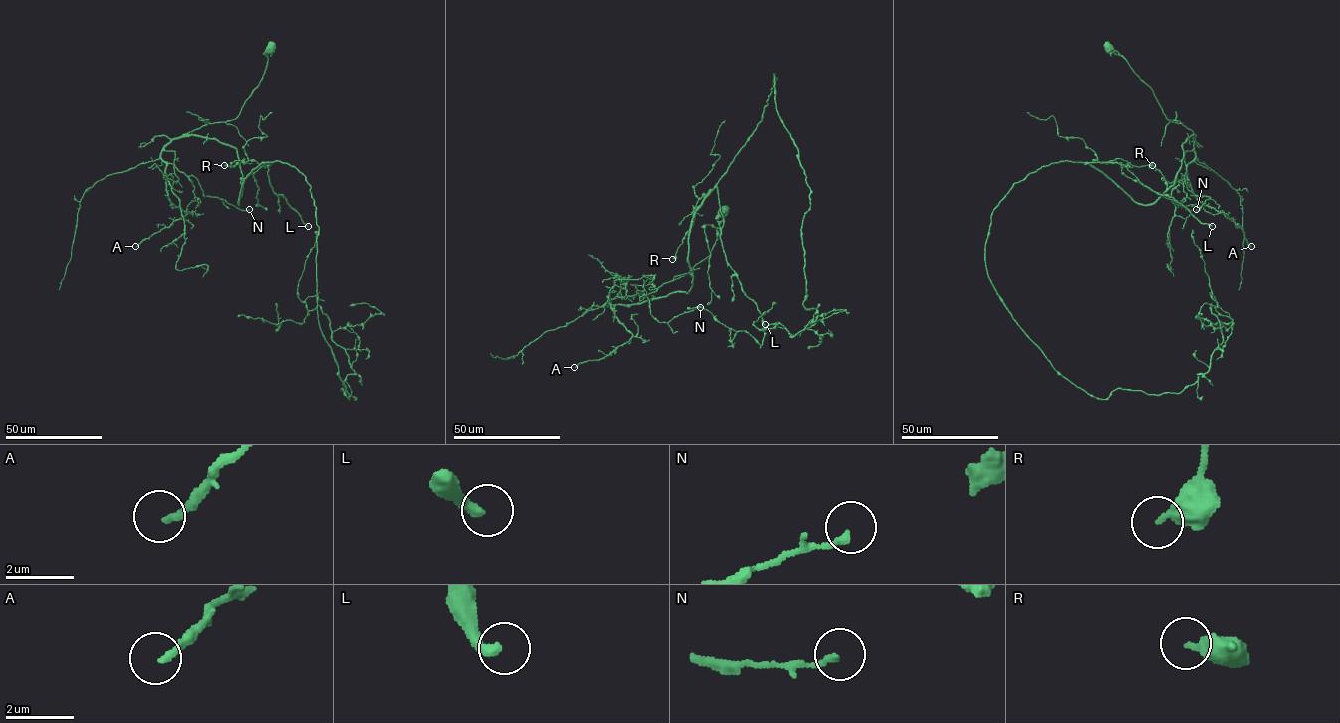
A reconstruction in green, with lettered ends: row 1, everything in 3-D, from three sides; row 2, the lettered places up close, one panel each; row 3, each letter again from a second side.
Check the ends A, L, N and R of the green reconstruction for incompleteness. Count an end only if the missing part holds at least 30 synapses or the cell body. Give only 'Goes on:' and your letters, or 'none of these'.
Goes on: L

